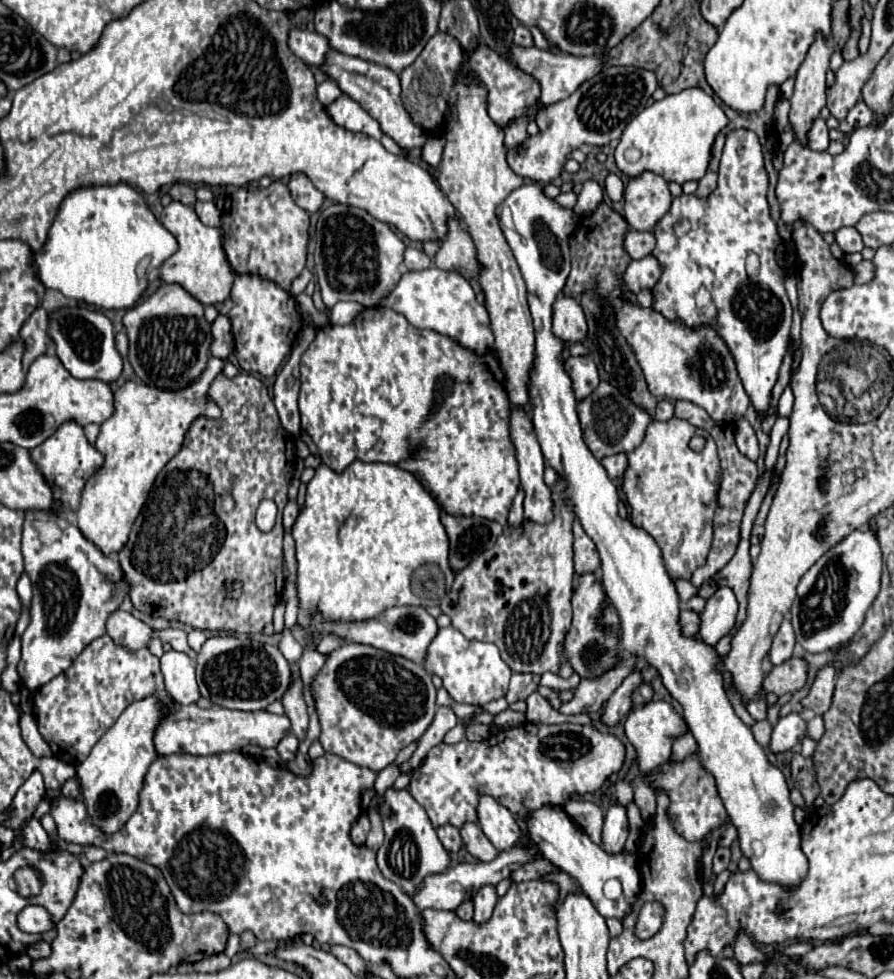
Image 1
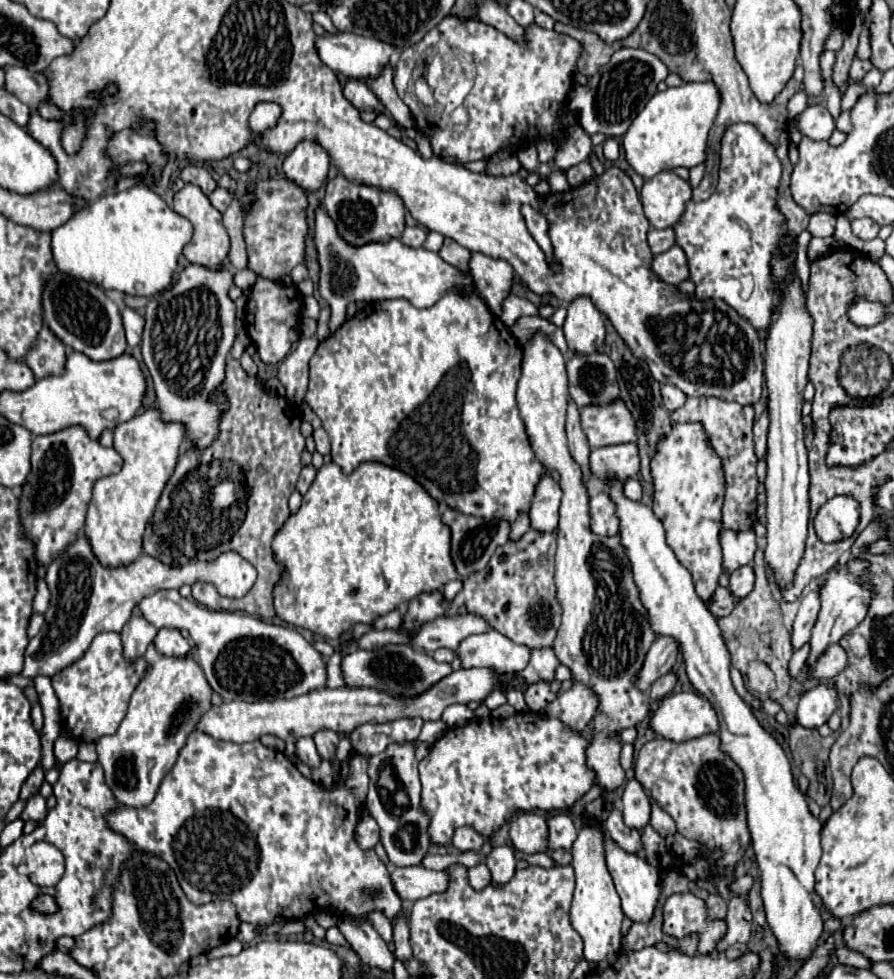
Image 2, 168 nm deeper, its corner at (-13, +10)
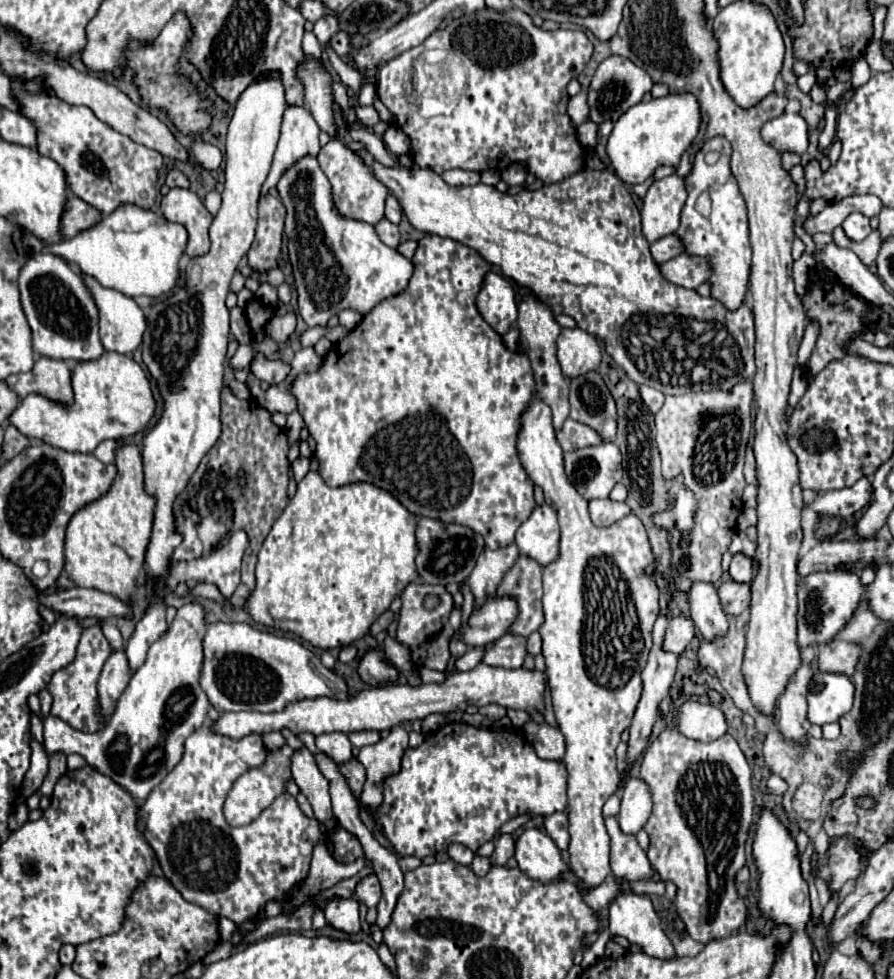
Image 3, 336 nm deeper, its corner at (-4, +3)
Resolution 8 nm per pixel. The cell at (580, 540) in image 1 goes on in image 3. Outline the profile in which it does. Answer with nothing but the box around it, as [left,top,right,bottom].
[589,498,631,526]

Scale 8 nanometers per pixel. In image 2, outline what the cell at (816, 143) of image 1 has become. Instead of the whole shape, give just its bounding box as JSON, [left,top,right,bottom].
[794,105,834,141]

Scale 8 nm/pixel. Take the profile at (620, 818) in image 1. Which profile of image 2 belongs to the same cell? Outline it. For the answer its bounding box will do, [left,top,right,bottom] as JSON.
[622,779,650,831]

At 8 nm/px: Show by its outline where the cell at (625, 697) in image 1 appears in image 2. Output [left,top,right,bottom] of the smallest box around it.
[636,635,680,691]

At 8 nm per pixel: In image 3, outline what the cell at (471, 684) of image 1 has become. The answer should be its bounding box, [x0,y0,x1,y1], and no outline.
[483,634,525,668]

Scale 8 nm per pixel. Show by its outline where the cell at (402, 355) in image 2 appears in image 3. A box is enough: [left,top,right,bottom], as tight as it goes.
[291,236,535,550]

